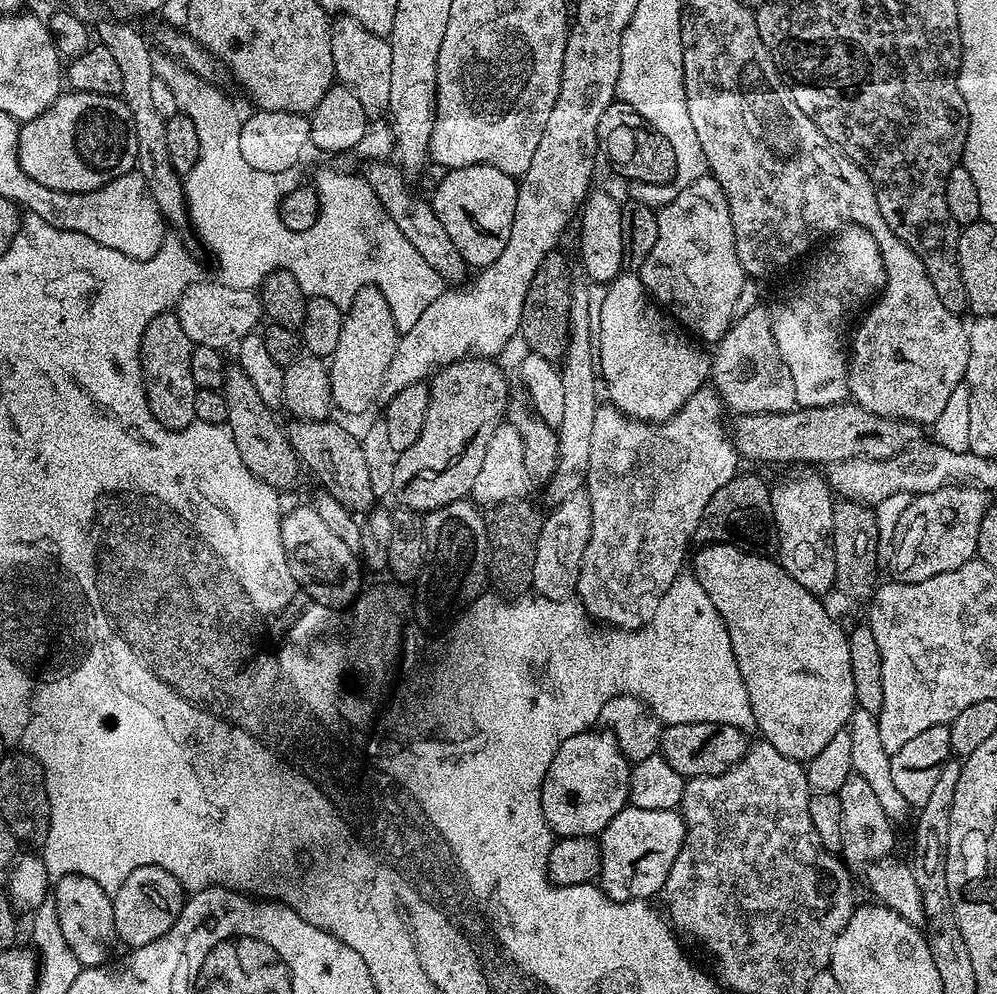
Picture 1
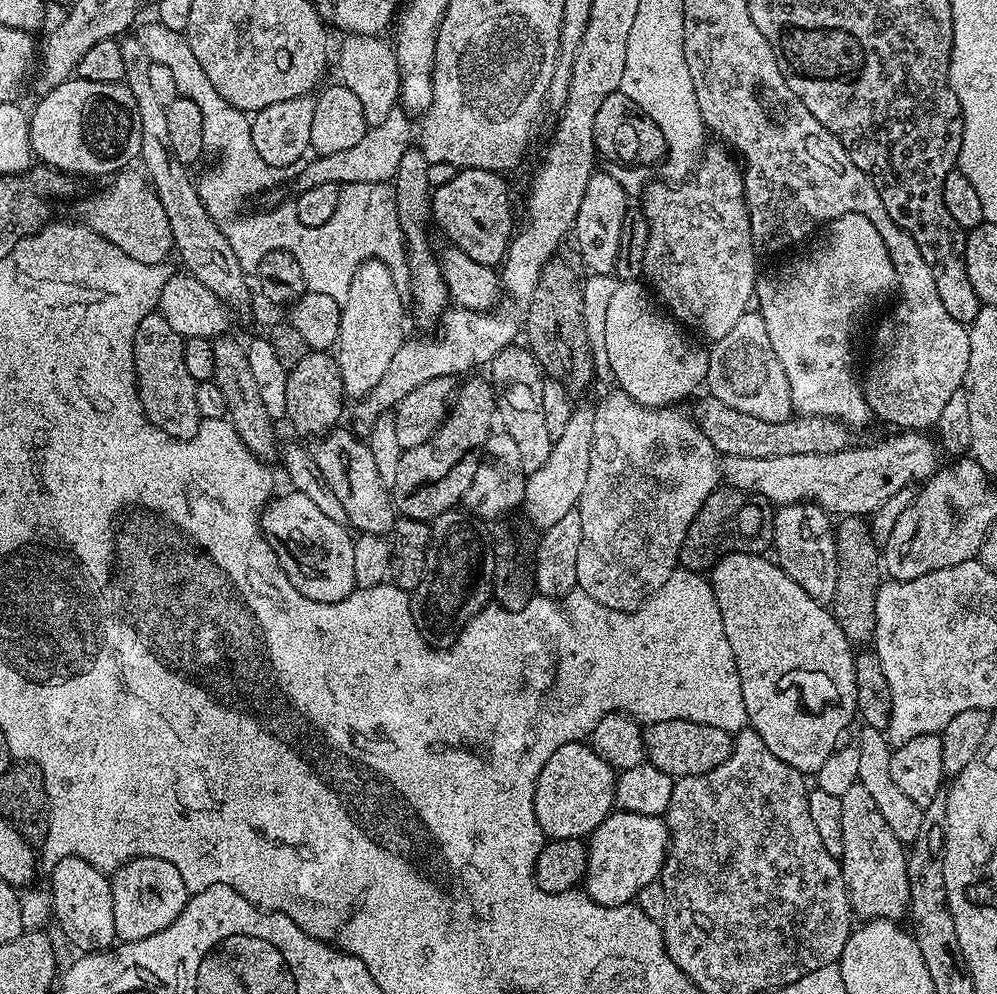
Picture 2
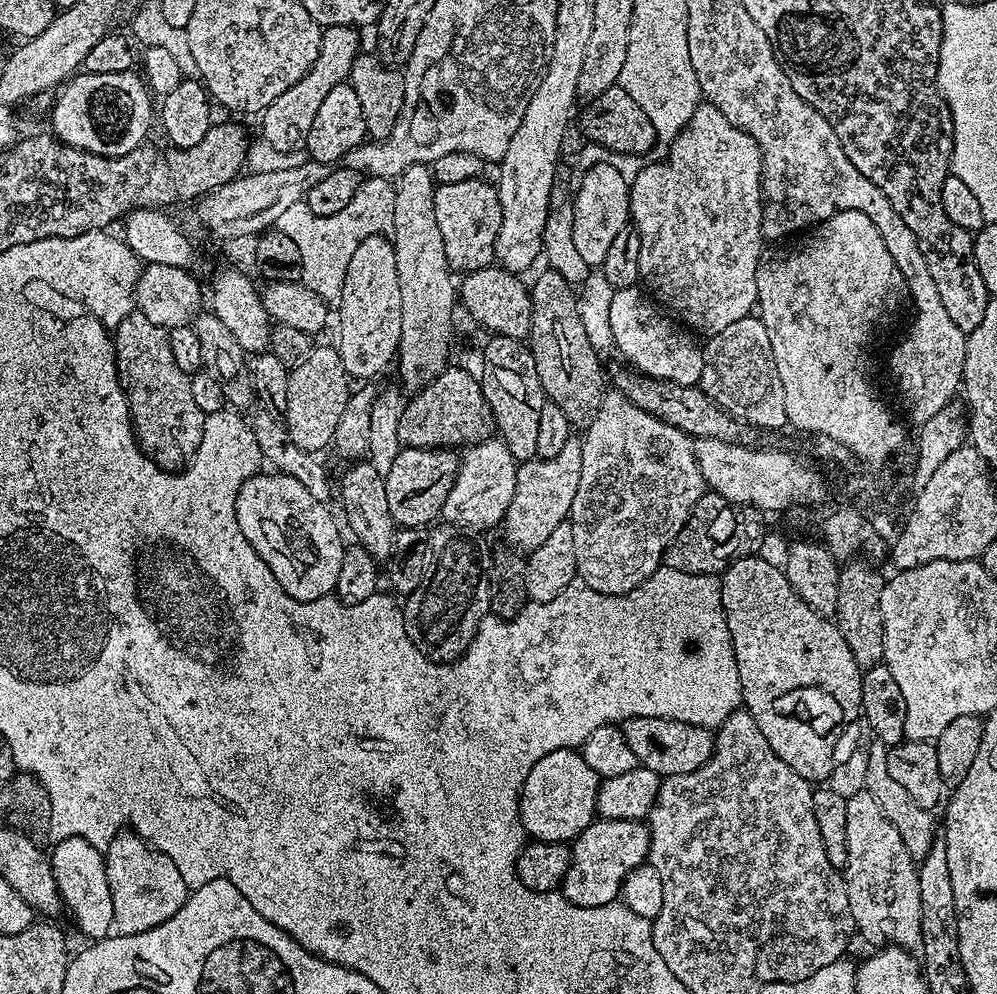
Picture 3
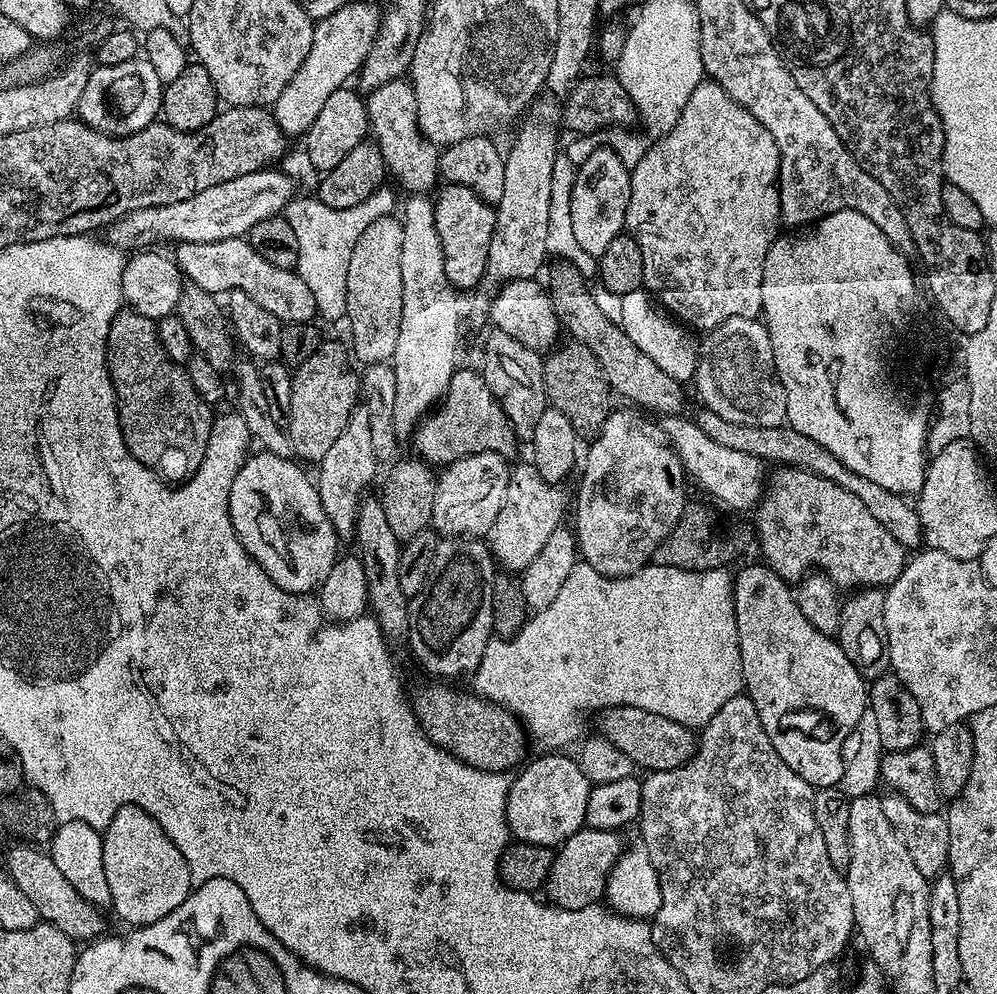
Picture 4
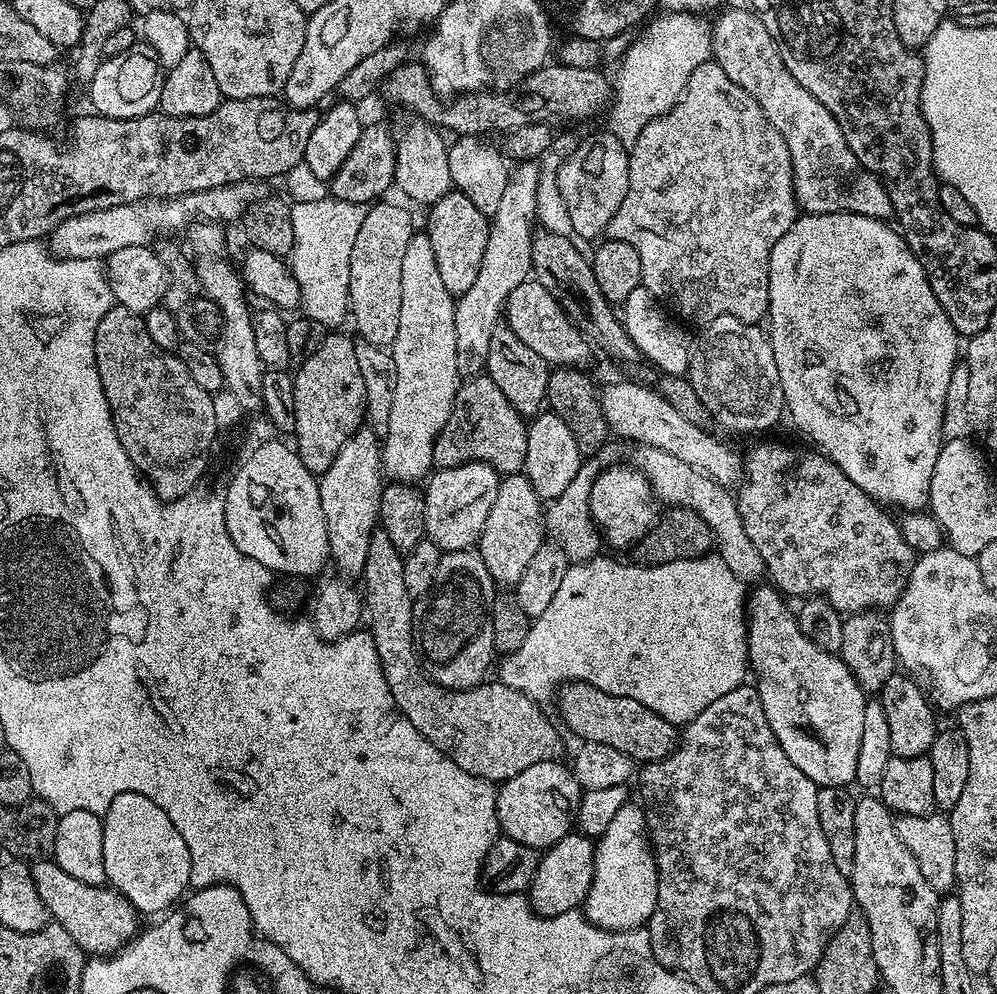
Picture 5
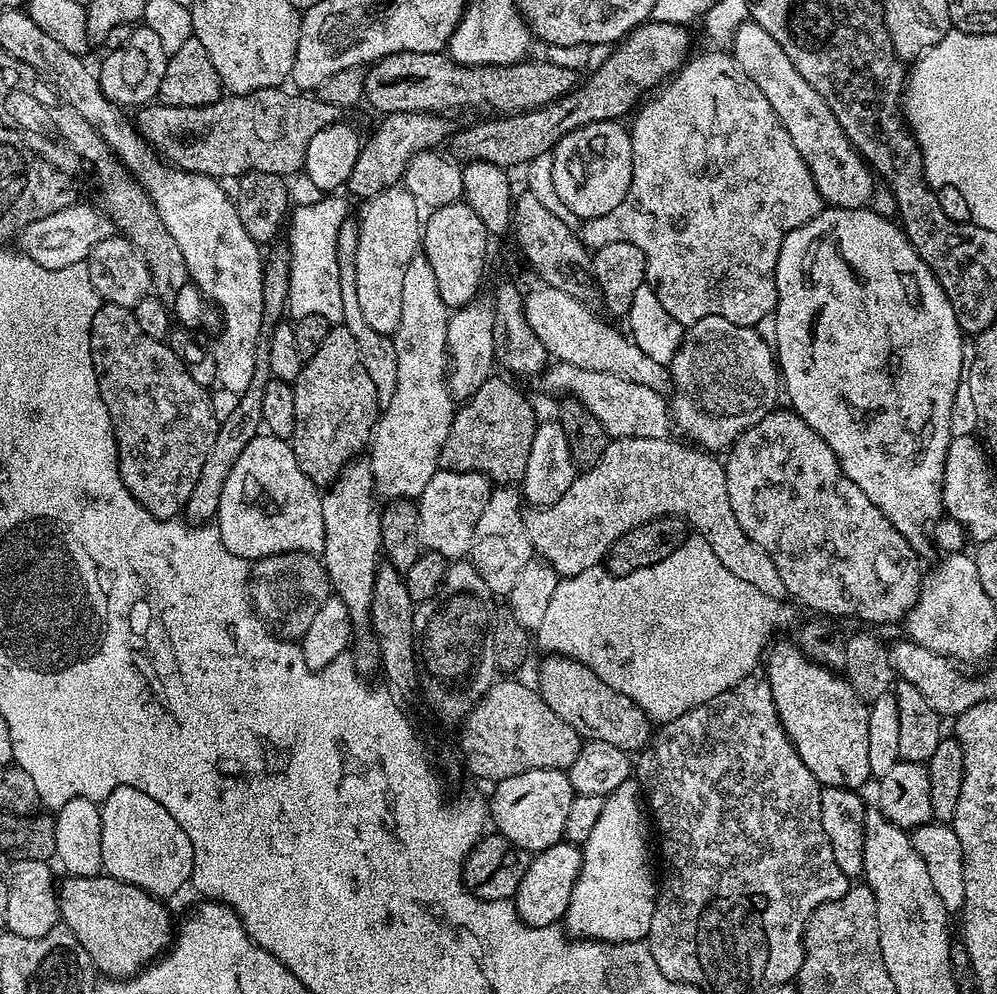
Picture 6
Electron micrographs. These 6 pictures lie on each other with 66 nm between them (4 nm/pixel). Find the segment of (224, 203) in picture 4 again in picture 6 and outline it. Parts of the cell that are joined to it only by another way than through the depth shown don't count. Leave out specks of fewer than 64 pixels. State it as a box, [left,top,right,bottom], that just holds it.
[18,202,114,270]

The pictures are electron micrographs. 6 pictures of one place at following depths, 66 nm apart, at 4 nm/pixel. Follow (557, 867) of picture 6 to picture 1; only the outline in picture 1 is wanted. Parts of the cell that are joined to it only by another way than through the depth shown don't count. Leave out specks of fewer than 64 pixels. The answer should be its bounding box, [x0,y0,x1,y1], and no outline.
[598,806,685,902]

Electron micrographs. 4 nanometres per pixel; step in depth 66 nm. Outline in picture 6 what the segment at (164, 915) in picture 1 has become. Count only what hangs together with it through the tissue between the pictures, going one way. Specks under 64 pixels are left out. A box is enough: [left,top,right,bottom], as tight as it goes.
[100,786,194,898]

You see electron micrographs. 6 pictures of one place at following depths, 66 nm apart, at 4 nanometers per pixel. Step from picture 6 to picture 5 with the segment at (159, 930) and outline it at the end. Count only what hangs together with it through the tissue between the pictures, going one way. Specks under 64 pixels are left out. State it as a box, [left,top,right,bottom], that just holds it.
[31,858,141,957]

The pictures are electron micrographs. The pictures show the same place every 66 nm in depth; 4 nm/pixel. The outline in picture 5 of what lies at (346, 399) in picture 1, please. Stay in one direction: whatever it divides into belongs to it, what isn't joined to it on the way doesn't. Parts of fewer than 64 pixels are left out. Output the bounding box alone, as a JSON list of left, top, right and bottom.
[348,202,414,346]

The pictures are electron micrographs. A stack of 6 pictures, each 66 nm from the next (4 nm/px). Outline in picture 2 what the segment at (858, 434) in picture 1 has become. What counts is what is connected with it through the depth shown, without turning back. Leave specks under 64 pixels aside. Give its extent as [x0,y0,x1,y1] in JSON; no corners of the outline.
[690,394,850,458]

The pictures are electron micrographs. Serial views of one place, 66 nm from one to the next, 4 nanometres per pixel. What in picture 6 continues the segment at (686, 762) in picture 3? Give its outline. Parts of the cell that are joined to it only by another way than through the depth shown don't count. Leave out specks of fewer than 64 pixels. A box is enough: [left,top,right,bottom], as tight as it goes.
[538,654,654,754]

